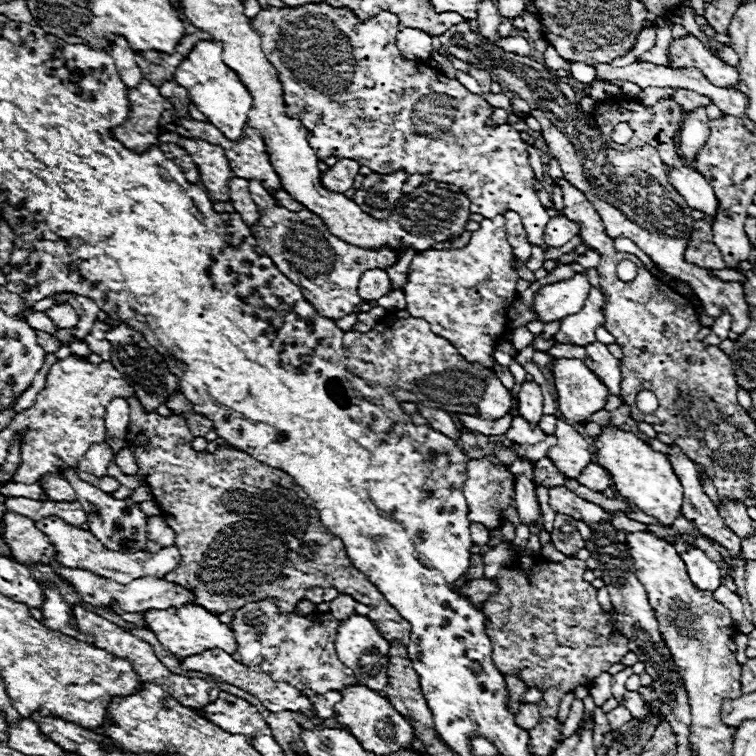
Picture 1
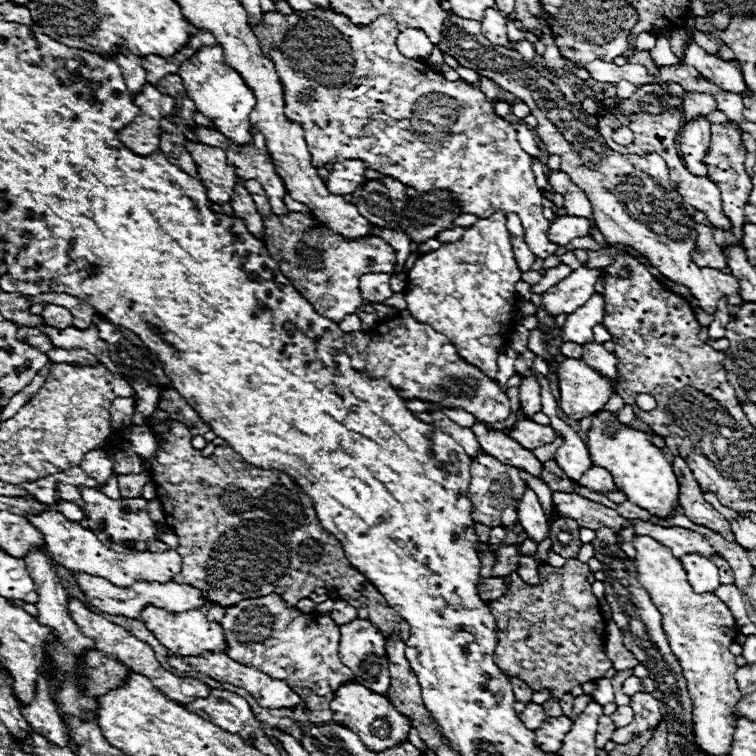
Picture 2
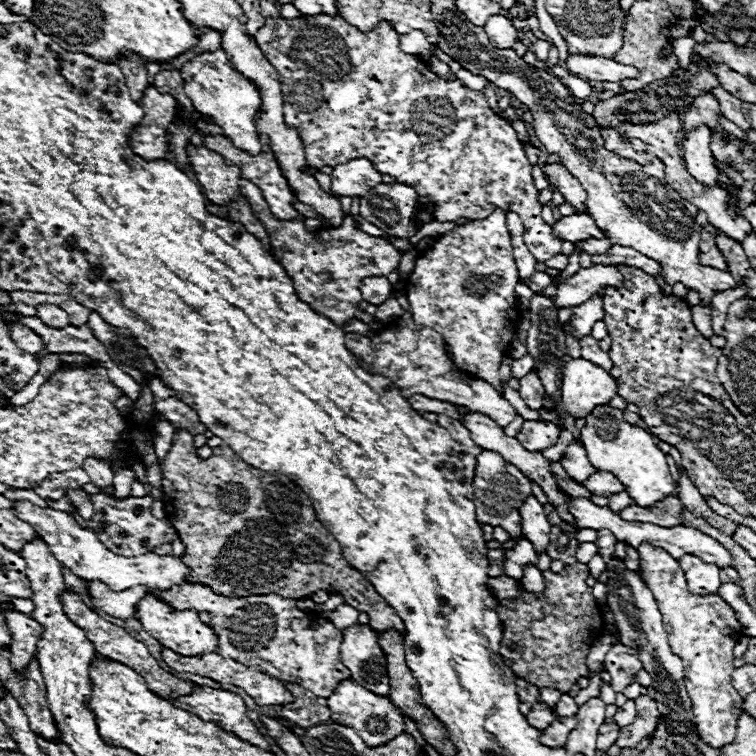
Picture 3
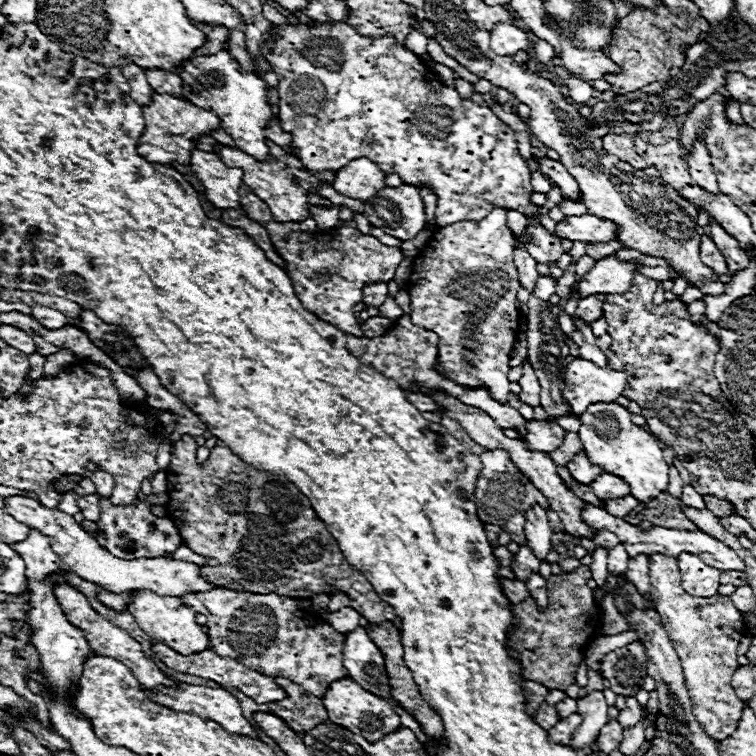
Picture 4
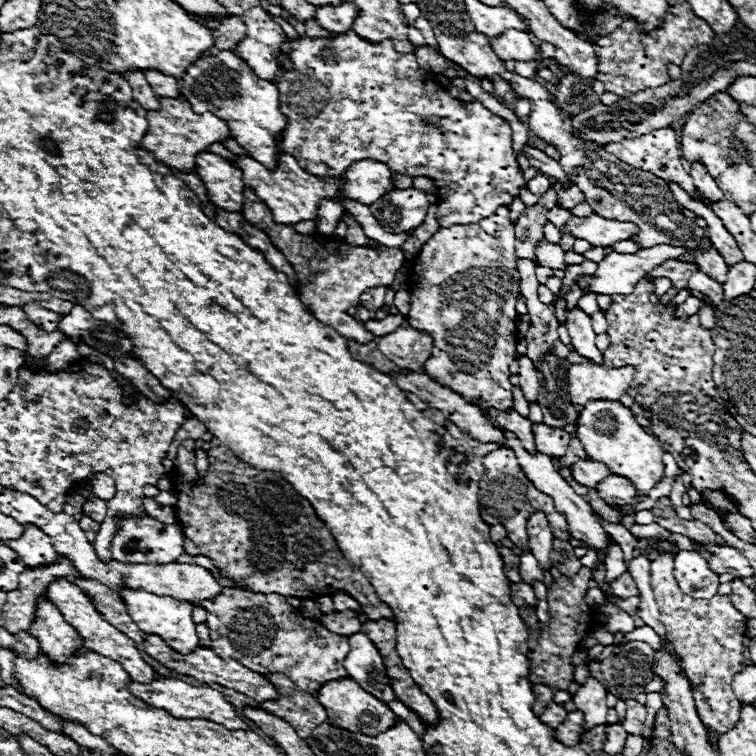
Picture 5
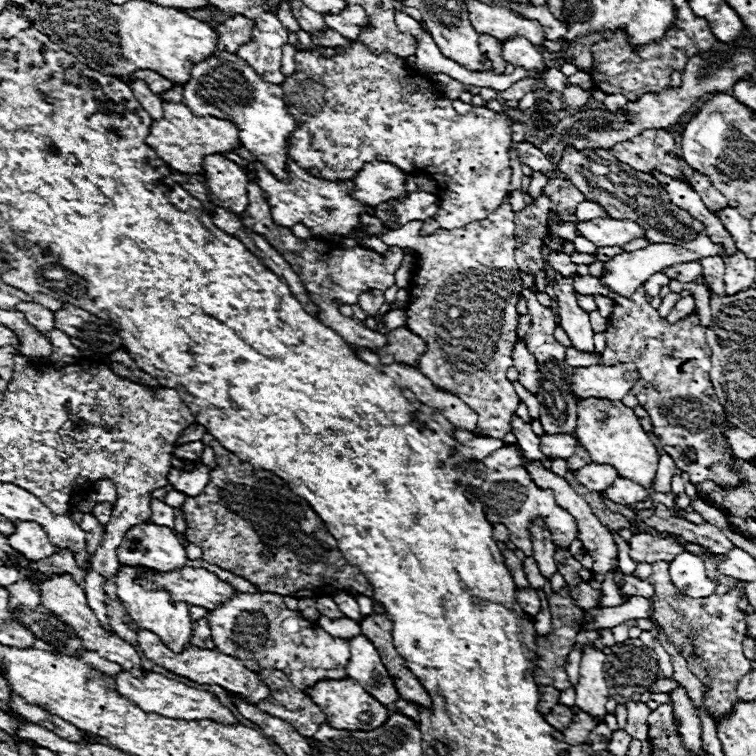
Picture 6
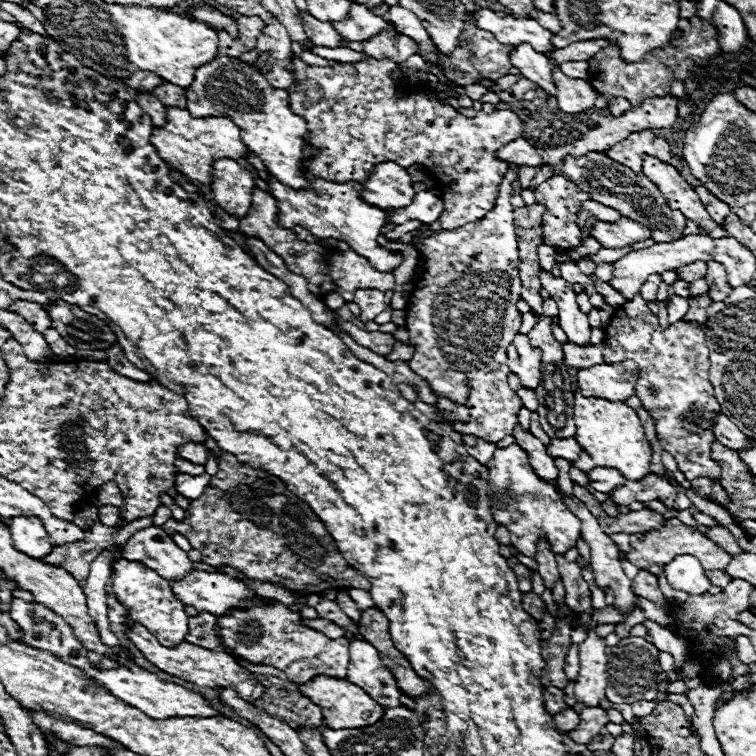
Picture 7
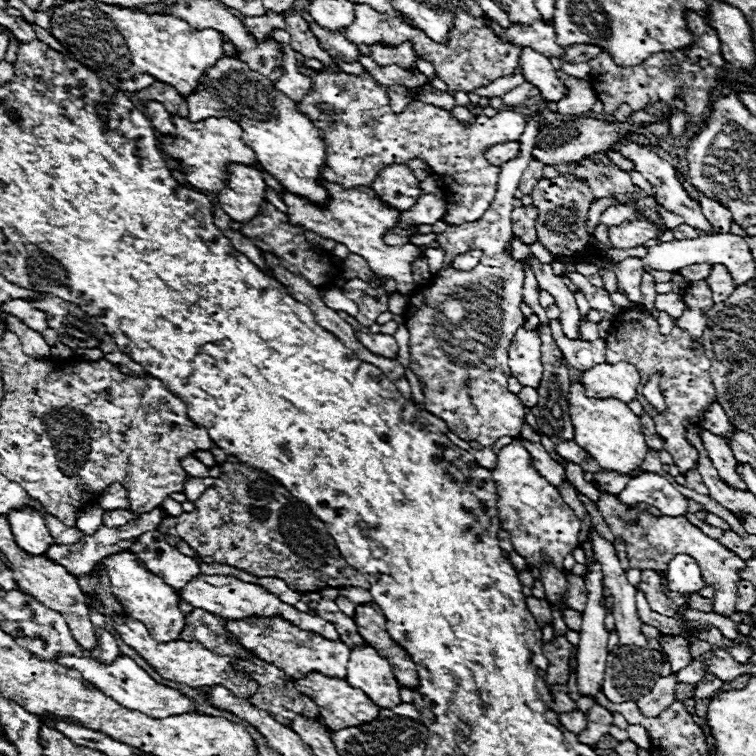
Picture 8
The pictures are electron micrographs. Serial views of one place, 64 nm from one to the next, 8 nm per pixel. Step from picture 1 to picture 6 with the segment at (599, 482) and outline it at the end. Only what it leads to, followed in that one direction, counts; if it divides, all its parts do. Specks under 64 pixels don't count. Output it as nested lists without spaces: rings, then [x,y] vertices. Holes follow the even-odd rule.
[[[616,478],[616,482],[612,482],[612,486],[602,492],[604,498],[608,498],[608,500],[612,500],[616,504],[642,502],[650,494],[652,494],[652,486],[642,488],[642,486],[636,486],[636,482],[628,482],[628,478]]]

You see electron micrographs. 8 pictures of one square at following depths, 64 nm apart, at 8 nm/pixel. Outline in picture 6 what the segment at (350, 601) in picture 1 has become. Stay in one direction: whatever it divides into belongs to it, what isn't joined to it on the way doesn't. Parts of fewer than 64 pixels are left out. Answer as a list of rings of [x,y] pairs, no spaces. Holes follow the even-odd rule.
[[[320,616],[316,620],[316,624],[324,630],[328,630],[328,634],[336,636],[336,638],[354,638],[360,634],[360,624],[354,622],[352,618],[344,616],[344,618],[338,618],[338,620],[332,620],[332,618],[326,618],[326,616]]]

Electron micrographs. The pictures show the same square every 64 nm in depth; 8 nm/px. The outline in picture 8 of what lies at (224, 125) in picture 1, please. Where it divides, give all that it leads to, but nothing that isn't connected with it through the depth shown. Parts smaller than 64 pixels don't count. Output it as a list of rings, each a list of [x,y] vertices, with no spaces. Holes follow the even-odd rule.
[[[220,58],[216,66],[208,68],[200,80],[206,84],[206,90],[190,94],[188,100],[188,118],[192,122],[216,116],[216,118],[232,118],[244,126],[244,144],[248,144],[256,160],[262,168],[272,174],[288,192],[310,198],[316,204],[328,200],[326,188],[318,186],[320,168],[324,166],[326,154],[322,148],[322,140],[318,138],[318,130],[314,124],[296,110],[296,104],[260,72],[250,70],[246,62],[238,58]]]

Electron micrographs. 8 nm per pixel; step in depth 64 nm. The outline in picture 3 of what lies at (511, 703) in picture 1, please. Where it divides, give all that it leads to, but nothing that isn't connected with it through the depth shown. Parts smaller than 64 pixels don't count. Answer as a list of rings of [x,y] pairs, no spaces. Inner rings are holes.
[[[520,678],[516,680],[516,692],[518,692],[518,698],[522,704],[534,704],[538,698],[538,688]]]

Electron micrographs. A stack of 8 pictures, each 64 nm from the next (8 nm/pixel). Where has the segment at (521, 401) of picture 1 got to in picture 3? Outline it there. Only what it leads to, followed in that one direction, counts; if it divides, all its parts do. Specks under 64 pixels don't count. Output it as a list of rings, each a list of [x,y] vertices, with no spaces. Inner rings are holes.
[[[530,372],[524,378],[520,378],[520,398],[524,400],[524,404],[532,410],[540,410],[542,408],[542,394],[544,394],[544,386],[540,382],[540,378]]]

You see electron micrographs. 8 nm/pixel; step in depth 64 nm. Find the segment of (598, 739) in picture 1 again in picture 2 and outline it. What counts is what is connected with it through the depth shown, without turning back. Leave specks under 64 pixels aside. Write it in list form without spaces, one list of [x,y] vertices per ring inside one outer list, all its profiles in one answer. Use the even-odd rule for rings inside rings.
[[[600,716],[600,726],[598,726],[598,732],[596,732],[596,746],[598,748],[604,748],[604,744],[612,738],[612,732],[614,732],[614,724],[608,716]]]

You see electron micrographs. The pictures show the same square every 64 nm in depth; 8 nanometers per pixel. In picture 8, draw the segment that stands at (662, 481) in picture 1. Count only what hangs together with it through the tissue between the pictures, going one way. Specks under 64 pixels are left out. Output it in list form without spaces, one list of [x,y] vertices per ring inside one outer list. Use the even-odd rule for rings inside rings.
[[[572,382],[568,394],[570,416],[574,422],[574,442],[582,446],[604,470],[614,470],[618,474],[636,476],[640,464],[648,454],[648,446],[642,434],[640,418],[620,400],[616,398],[588,398],[584,396],[584,386],[580,382]]]

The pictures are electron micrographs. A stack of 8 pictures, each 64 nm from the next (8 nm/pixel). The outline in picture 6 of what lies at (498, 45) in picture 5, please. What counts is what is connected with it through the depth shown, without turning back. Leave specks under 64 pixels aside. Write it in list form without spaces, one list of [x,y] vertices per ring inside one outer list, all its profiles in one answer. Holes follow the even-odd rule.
[[[512,36],[508,40],[502,42],[504,50],[504,60],[514,64],[514,66],[524,66],[528,68],[530,72],[536,72],[536,76],[540,78],[540,74],[546,70],[546,64],[544,64],[544,58],[542,54],[536,50],[536,46],[532,42],[528,42],[526,38],[522,36]]]

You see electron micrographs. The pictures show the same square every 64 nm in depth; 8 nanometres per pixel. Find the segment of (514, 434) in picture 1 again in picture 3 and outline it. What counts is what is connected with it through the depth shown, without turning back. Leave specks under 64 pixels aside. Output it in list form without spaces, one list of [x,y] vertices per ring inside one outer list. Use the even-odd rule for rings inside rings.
[[[524,420],[516,440],[526,448],[526,450],[544,450],[548,446],[554,446],[558,440],[560,428],[554,426],[552,422],[532,422],[532,420]]]

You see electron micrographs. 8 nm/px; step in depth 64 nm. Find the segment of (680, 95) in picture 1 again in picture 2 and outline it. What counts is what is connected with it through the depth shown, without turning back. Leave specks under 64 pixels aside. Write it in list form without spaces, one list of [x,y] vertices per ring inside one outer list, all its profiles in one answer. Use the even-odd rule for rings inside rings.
[[[684,94],[682,98],[682,108],[684,108],[684,118],[694,120],[696,116],[708,116],[710,112],[716,110],[716,100],[710,94]]]

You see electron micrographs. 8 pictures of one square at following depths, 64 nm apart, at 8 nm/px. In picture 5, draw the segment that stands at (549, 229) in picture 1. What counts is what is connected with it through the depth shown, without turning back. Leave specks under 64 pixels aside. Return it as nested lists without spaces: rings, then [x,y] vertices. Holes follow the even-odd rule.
[[[592,214],[592,216],[586,216],[586,218],[572,216],[564,224],[562,232],[570,234],[572,238],[588,240],[592,246],[612,246],[614,242],[628,240],[632,234],[638,232],[638,228],[630,222],[608,220],[608,218]]]

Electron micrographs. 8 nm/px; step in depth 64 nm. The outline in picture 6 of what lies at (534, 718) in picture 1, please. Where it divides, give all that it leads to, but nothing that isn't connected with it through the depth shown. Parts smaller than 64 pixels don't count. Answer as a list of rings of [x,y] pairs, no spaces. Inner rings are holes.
[[[556,704],[548,714],[544,714],[544,718],[548,718],[548,722],[552,722],[552,726],[556,726],[556,730],[562,730],[564,726],[570,724],[572,714],[574,714],[574,712],[572,712],[568,706]]]

